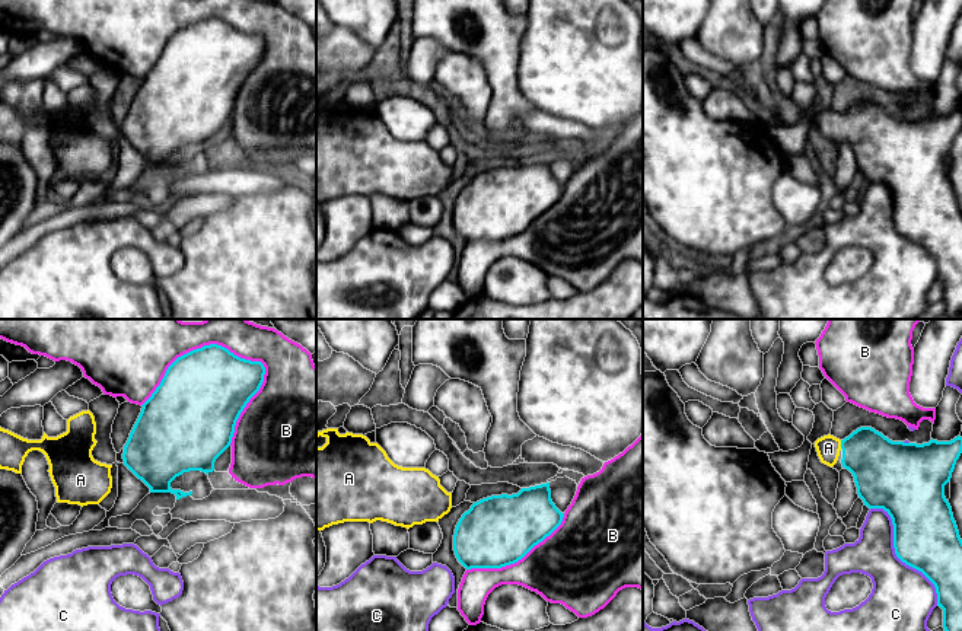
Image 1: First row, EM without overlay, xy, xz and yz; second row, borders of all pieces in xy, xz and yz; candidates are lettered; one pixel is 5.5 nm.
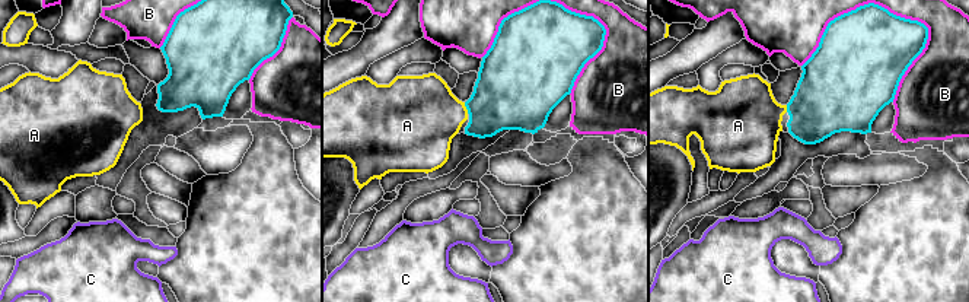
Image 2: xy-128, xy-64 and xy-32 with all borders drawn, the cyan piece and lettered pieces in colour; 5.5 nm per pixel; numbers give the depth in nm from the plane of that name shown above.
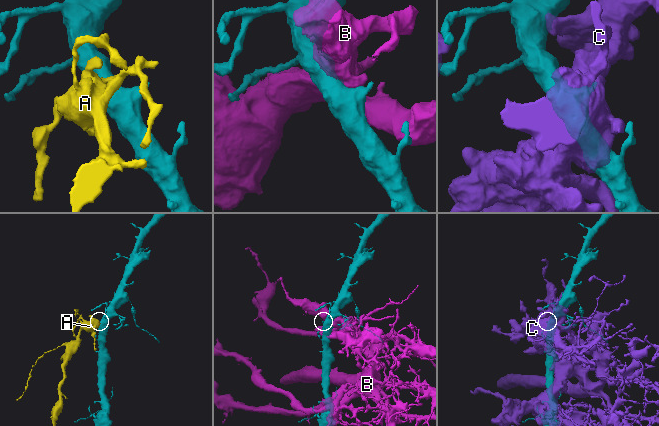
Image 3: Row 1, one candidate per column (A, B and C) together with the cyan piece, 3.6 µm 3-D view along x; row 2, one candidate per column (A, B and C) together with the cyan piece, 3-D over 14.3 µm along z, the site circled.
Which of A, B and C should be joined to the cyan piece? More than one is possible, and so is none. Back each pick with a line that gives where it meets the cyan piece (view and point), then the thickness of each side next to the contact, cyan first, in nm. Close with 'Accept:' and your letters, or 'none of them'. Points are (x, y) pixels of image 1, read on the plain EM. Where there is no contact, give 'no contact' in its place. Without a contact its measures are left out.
A: meets cyan in yz at (841, 118); 320 nm thick on the cyan side, 130 nm on the other
Accept: A

